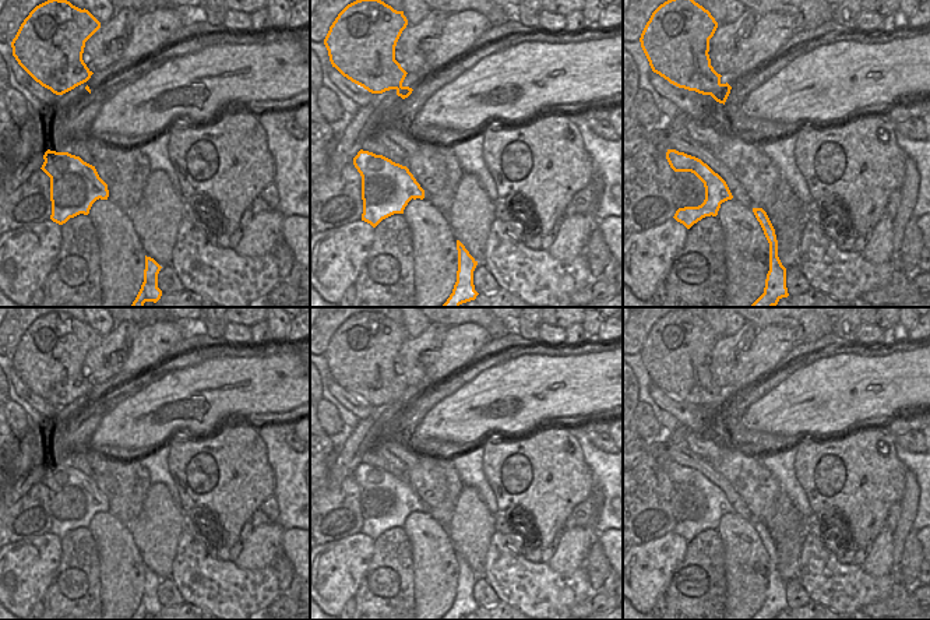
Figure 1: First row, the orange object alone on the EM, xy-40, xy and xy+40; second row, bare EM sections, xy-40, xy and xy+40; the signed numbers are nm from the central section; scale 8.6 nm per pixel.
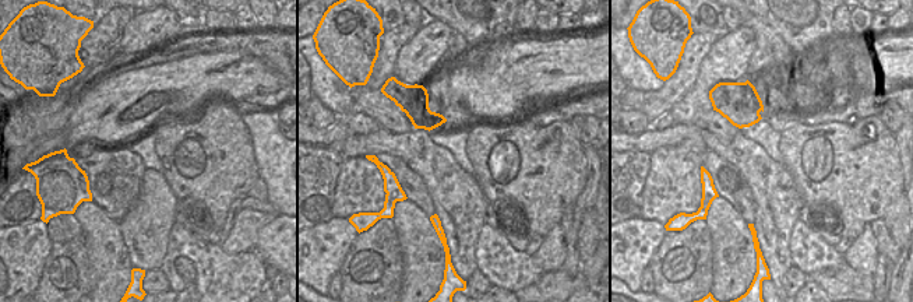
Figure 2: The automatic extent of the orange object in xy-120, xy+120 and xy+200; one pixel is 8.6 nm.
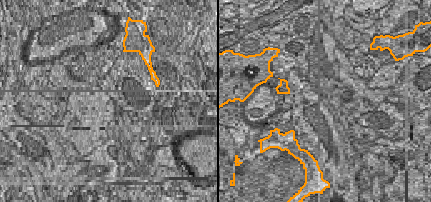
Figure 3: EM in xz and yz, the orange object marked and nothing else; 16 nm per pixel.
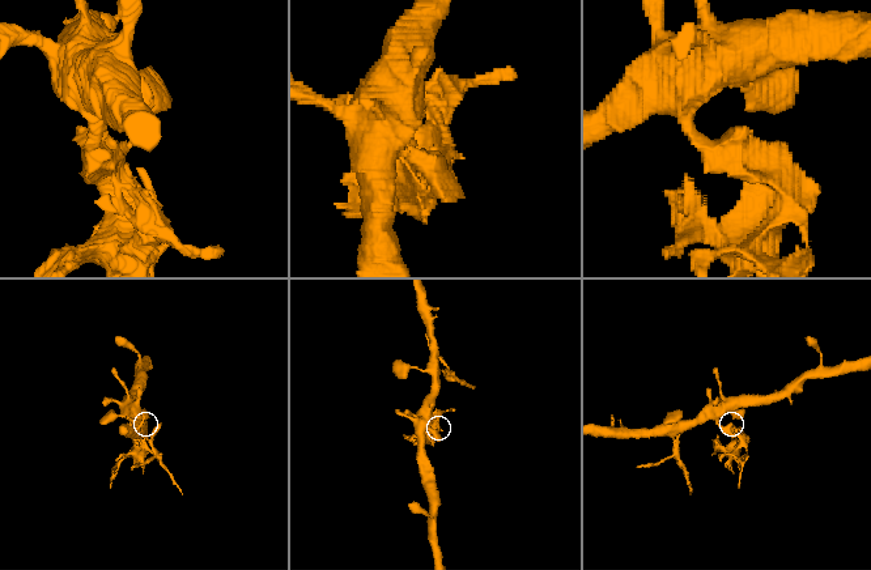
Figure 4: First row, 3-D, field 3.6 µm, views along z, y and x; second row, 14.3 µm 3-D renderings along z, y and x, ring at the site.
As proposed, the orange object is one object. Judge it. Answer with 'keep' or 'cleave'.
cleave

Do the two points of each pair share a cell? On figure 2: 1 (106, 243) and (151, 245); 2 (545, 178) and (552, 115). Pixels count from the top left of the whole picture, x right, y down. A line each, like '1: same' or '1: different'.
1: different
2: different

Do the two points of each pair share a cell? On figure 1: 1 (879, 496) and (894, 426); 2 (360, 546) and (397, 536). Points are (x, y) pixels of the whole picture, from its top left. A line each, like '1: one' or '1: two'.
1: two
2: two

